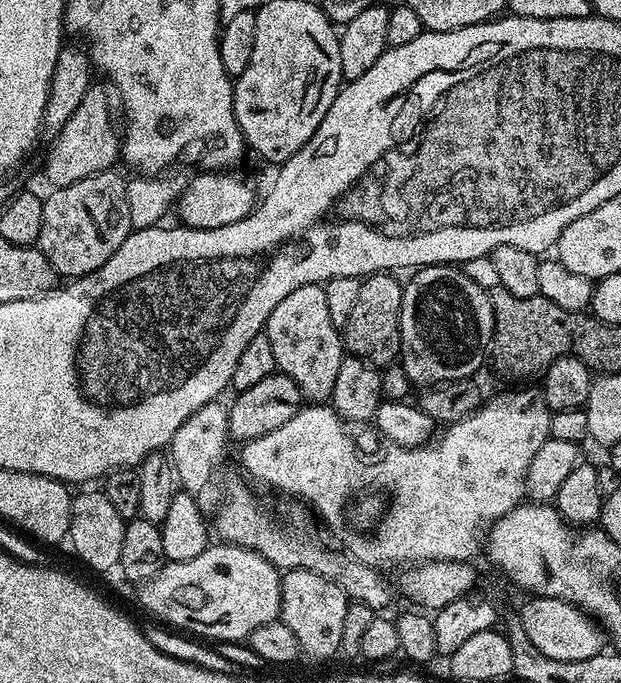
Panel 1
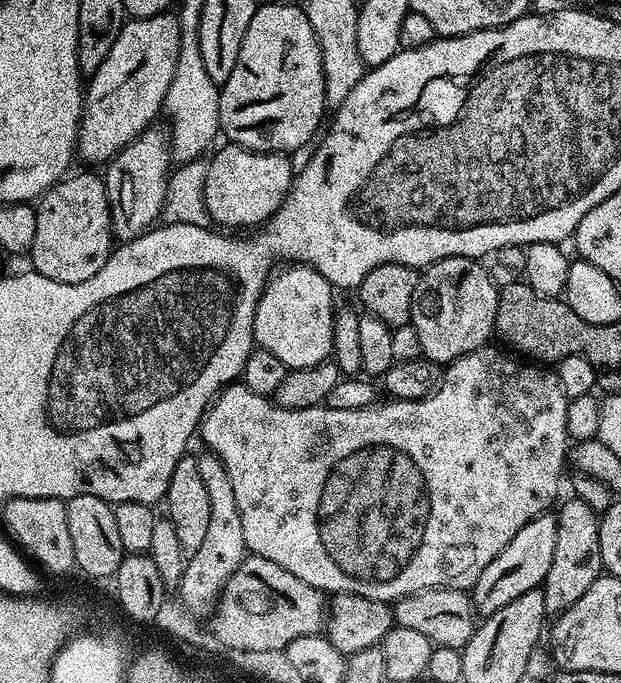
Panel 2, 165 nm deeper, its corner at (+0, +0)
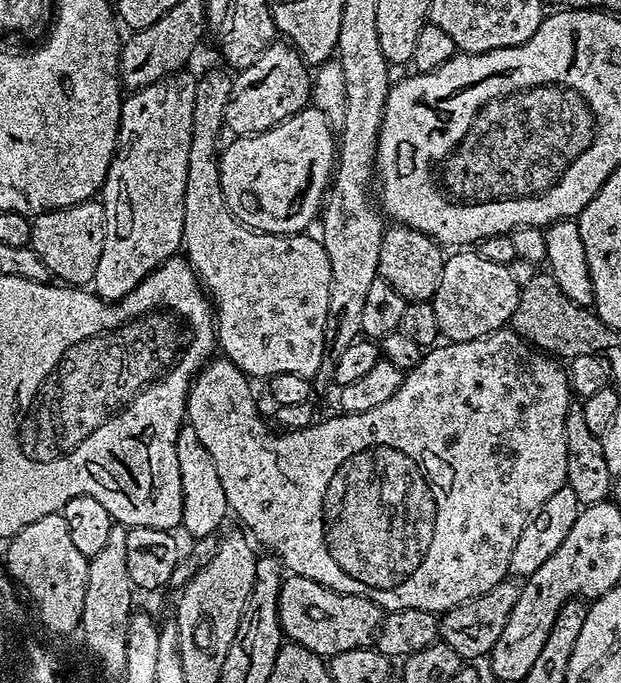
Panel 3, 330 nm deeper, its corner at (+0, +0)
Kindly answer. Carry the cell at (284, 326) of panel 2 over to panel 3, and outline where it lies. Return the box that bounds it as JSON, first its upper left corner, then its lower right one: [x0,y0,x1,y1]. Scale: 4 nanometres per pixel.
[182,70,331,378]

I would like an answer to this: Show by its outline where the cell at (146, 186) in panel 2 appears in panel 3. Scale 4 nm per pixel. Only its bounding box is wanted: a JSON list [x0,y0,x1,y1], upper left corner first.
[92,75,197,302]

